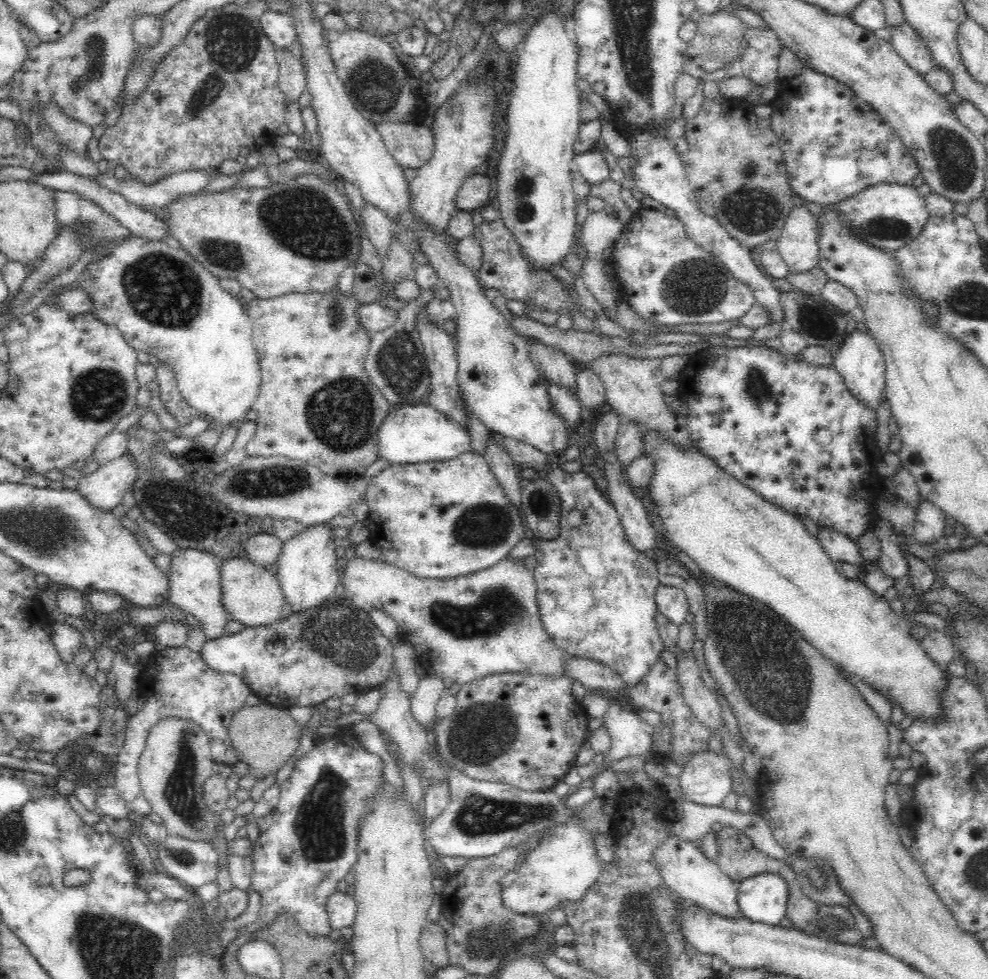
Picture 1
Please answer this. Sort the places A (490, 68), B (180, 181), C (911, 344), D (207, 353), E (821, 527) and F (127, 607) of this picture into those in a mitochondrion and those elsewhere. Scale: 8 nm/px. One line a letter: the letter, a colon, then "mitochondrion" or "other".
A: other
B: other
C: other
D: other
E: other
F: other

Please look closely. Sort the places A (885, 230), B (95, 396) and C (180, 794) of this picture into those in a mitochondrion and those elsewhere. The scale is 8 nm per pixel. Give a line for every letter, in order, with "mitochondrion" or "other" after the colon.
A: mitochondrion
B: mitochondrion
C: mitochondrion

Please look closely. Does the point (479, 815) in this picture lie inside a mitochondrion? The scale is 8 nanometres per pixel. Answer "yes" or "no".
yes

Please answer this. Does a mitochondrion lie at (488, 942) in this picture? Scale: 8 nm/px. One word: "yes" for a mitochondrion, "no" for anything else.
yes

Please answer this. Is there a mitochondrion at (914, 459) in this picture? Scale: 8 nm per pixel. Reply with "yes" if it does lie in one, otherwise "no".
no

